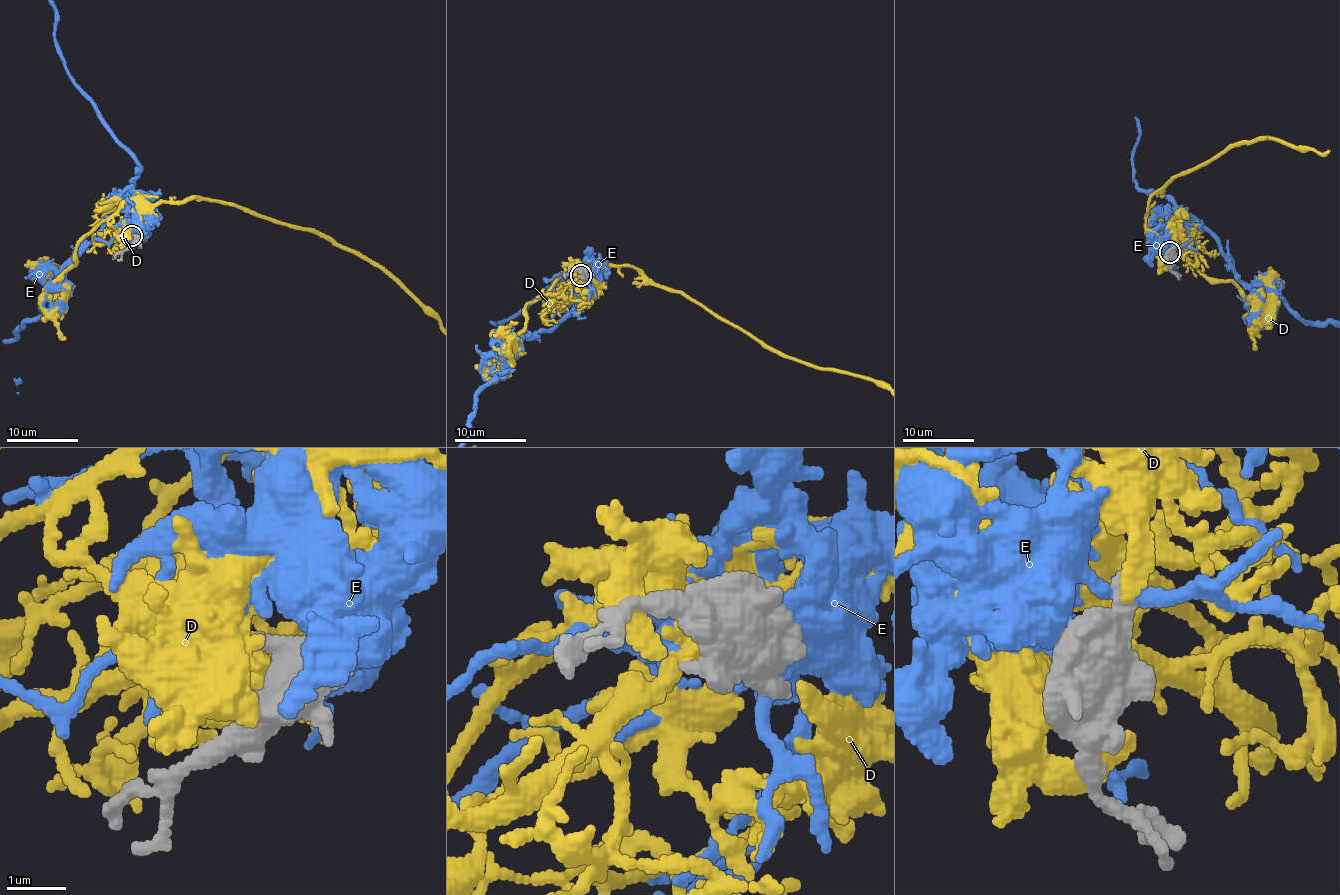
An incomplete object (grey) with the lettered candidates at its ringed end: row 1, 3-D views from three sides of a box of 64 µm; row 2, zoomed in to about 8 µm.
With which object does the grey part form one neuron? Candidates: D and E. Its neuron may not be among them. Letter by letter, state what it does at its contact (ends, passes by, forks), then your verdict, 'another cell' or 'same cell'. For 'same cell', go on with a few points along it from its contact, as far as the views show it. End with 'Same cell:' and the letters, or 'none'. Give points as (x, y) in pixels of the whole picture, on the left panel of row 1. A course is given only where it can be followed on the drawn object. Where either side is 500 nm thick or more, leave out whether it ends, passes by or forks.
D: it forks; same cell
E: another cell
Same cell: D

